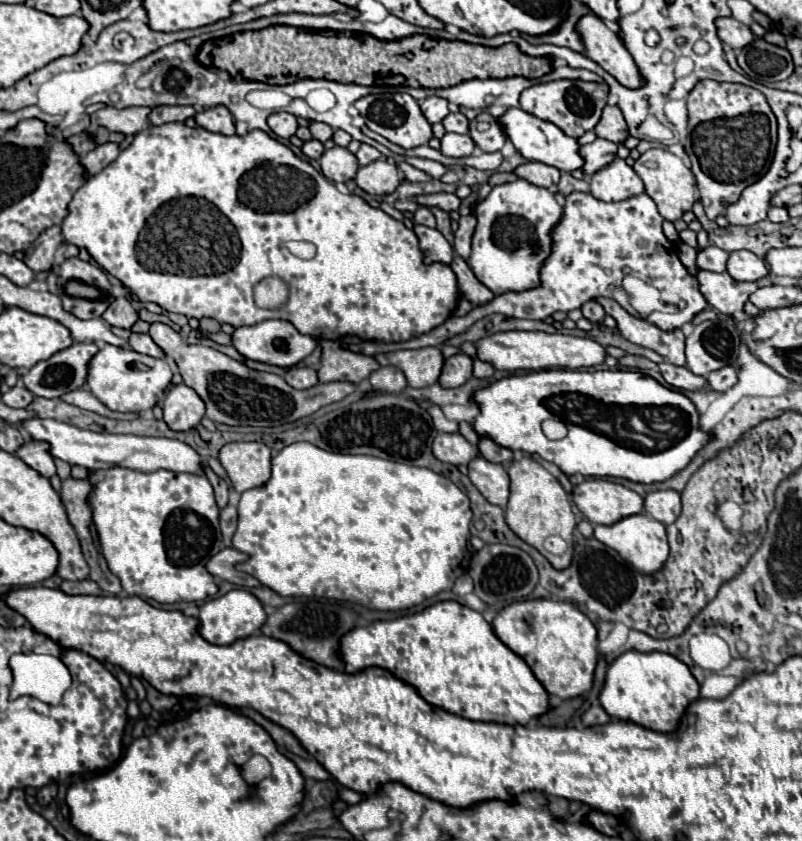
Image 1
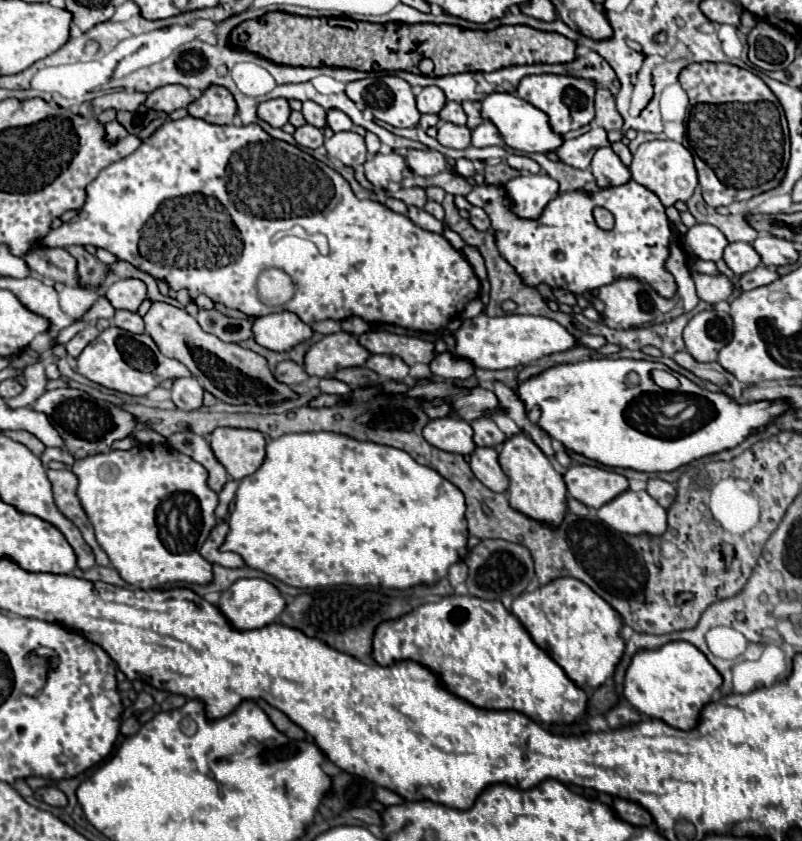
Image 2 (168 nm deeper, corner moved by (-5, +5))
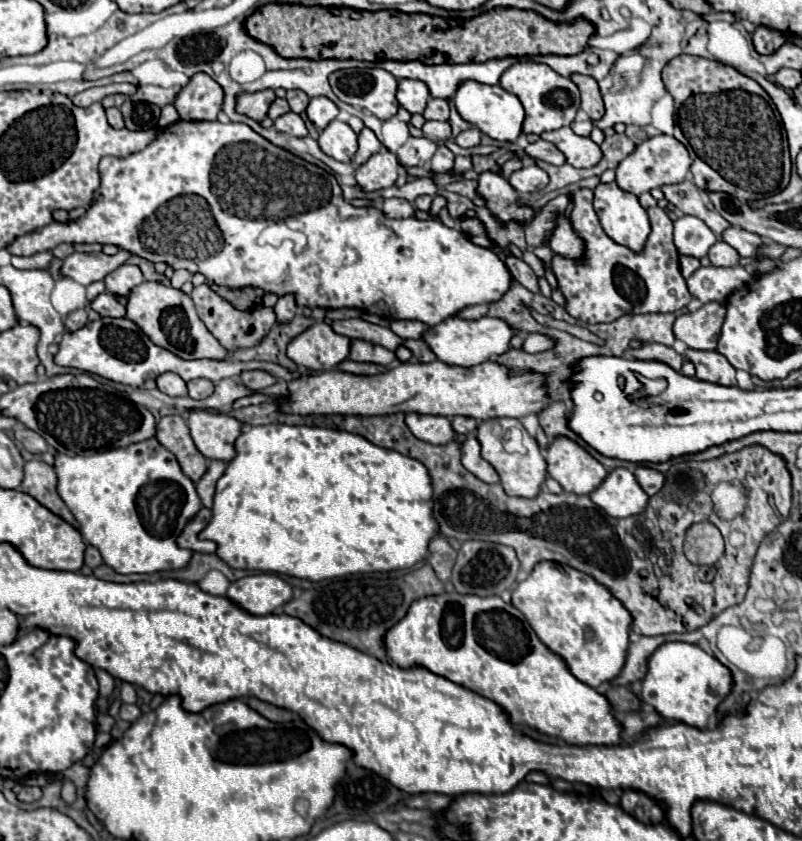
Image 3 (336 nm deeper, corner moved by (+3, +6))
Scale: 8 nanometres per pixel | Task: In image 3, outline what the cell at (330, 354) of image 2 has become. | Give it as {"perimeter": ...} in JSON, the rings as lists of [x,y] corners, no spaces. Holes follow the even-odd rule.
{"perimeter":[[[320,321],[300,333],[288,345],[288,357],[298,365],[312,371],[330,371],[350,353],[350,339],[336,335],[336,331]]]}

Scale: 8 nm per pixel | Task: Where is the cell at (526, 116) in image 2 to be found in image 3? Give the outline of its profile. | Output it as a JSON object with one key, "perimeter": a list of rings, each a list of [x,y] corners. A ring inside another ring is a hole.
{"perimeter":[[[476,81],[462,83],[458,93],[454,95],[454,103],[456,103],[456,109],[462,115],[462,119],[470,121],[482,133],[490,135],[496,141],[514,143],[524,135],[524,131],[522,131],[524,107],[522,107],[522,103],[520,103],[520,99],[516,95],[508,93],[500,85],[482,85],[482,83],[476,83]]]}

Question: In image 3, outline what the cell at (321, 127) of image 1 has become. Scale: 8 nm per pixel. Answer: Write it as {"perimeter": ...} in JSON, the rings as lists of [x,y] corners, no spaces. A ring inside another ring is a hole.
{"perimeter":[[[294,89],[294,91],[288,91],[288,95],[286,95],[286,101],[290,103],[290,109],[294,111],[294,113],[298,113],[298,115],[302,115],[304,111],[306,111],[306,107],[308,107],[308,95],[304,93],[304,91],[298,91],[298,89]]]}

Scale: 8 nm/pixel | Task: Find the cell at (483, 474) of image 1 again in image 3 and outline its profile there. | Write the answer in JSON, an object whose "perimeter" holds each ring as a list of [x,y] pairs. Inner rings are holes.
{"perimeter":[[[468,435],[462,445],[462,465],[484,483],[498,483],[500,481],[496,469],[488,461],[482,459],[480,443],[478,443],[476,435]]]}

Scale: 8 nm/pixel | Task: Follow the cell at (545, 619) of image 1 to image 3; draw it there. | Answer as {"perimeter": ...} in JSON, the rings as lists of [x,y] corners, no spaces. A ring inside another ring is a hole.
{"perimeter":[[[538,563],[534,571],[528,575],[528,579],[518,583],[518,587],[512,591],[512,605],[526,617],[530,627],[536,631],[538,639],[552,653],[560,655],[566,661],[570,673],[582,683],[590,687],[598,687],[604,681],[612,681],[620,673],[620,667],[624,665],[624,655],[628,649],[628,631],[630,631],[632,617],[628,615],[624,605],[616,597],[612,597],[610,591],[604,585],[596,583],[592,577],[580,571],[572,571],[572,567],[568,565]]]}

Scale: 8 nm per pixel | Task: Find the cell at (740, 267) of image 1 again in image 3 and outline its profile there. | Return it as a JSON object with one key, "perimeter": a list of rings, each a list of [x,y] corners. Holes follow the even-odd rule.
{"perimeter":[[[716,241],[712,247],[710,247],[710,253],[708,253],[712,265],[716,267],[736,267],[738,261],[740,261],[740,255],[734,247],[730,247],[728,243],[724,241]]]}

